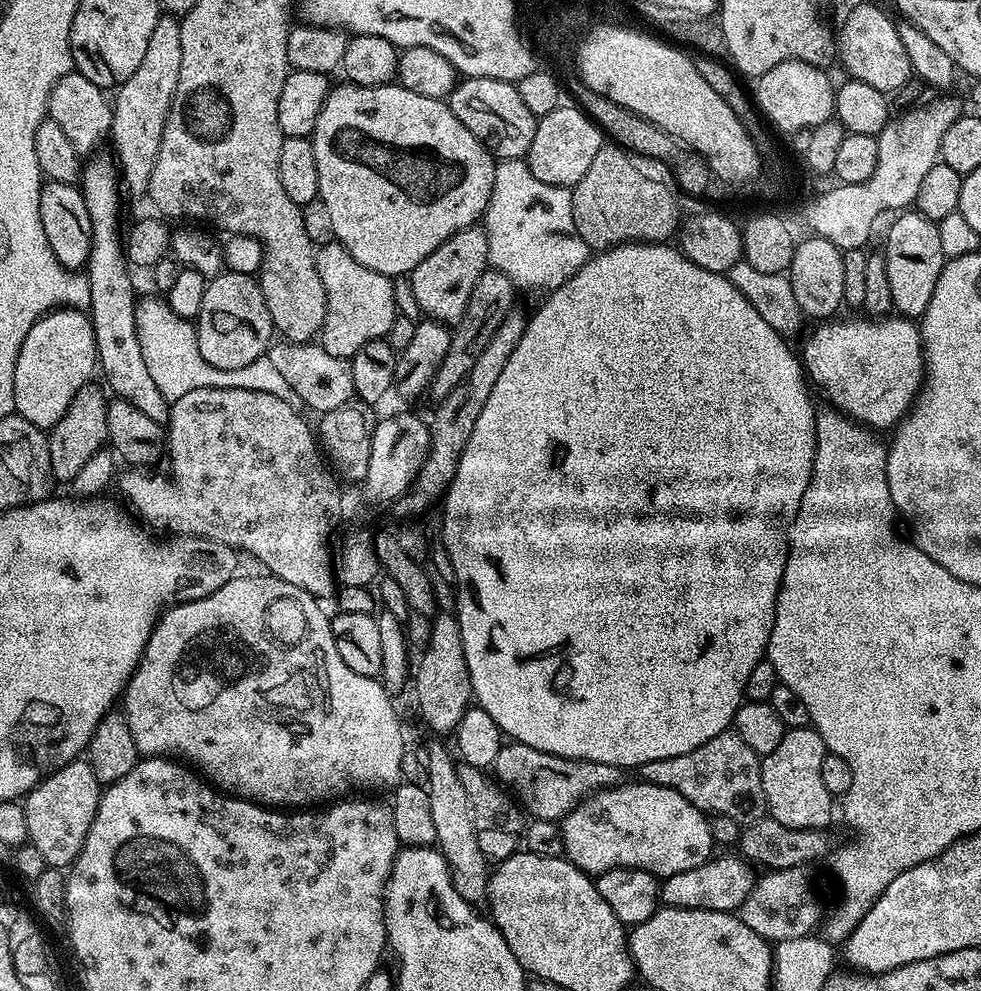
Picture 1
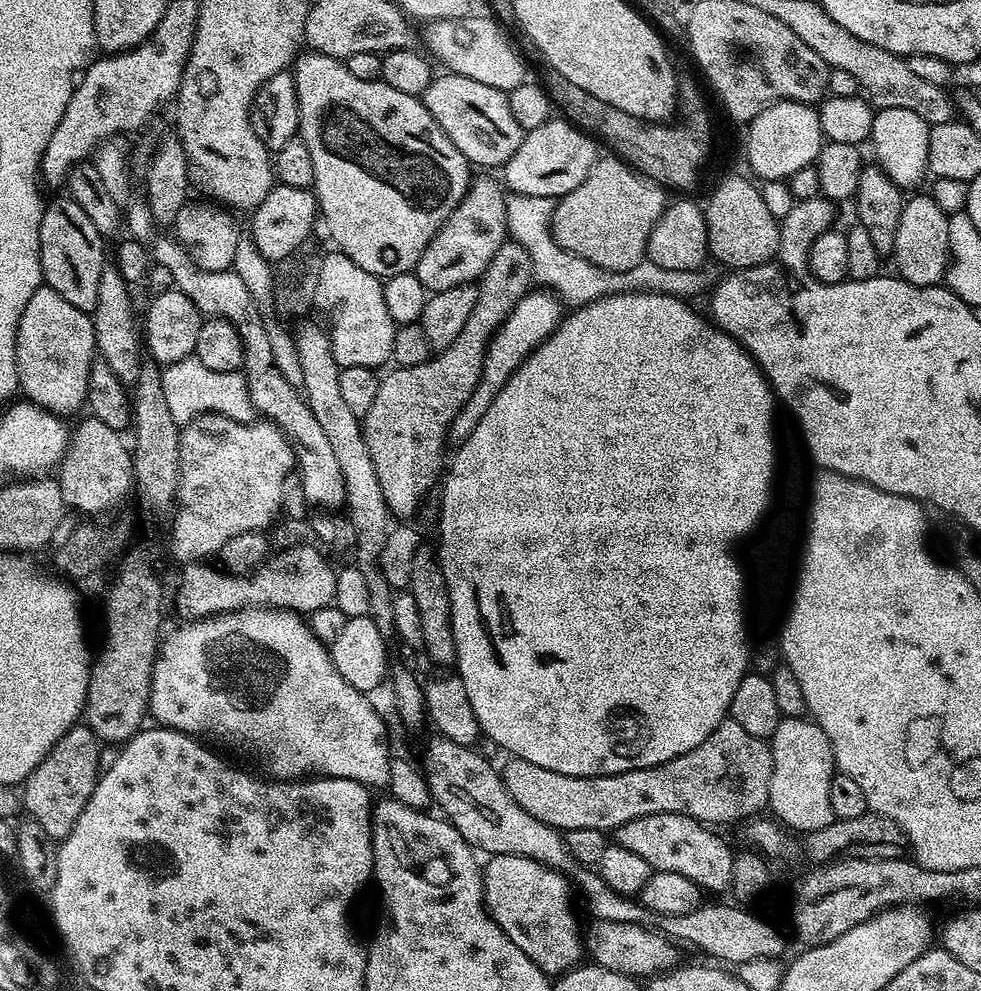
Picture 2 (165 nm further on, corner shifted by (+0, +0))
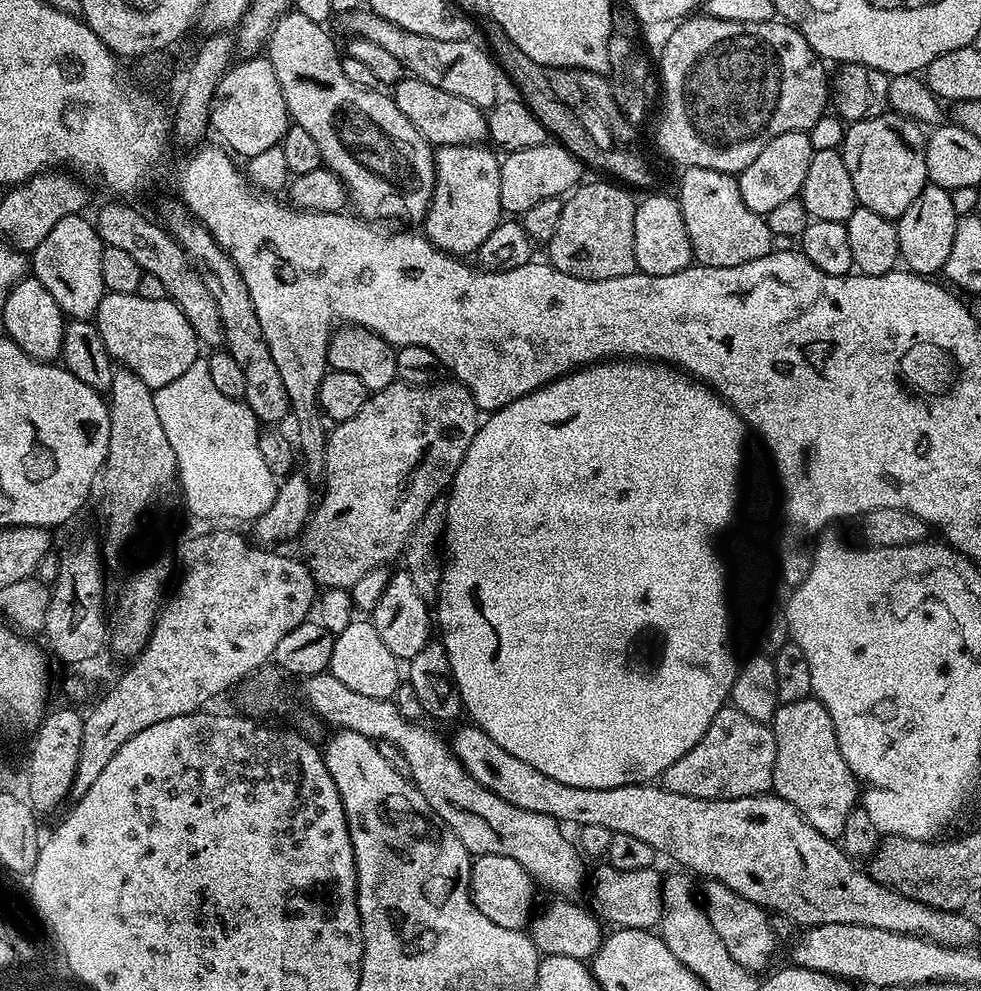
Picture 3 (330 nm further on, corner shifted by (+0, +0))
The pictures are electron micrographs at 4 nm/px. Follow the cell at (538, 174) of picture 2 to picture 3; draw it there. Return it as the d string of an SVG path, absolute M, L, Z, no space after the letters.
M559 142L530 146L530 150L507 153L500 160L502 209L508 214L522 214L546 198L563 197L581 183L582 165L571 147Z

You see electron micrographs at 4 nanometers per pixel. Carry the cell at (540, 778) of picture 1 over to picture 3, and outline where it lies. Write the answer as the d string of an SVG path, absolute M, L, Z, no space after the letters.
M725 706L714 714L710 730L674 766L663 774L663 787L674 794L693 796L699 800L733 800L762 796L772 792L776 743L768 724L746 718L742 710Z

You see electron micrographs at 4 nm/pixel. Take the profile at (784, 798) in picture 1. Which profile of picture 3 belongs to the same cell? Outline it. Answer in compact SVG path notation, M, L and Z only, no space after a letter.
M815 698L780 704L772 715L770 727L776 743L772 792L790 802L818 834L828 840L843 837L846 814L858 804L858 781L850 766L846 766L842 750L838 750L834 722L830 722L826 706Z

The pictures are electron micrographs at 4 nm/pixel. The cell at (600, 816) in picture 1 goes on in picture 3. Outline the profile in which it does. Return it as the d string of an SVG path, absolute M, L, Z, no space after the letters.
M705 879L703 884L703 910L726 950L738 965L752 973L762 973L763 968L772 960L772 951L778 947L774 930L770 926L769 913L716 880Z

